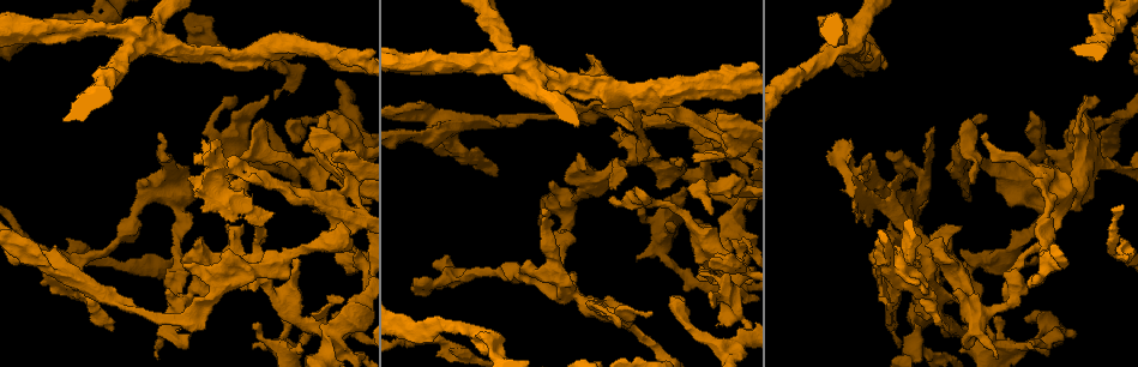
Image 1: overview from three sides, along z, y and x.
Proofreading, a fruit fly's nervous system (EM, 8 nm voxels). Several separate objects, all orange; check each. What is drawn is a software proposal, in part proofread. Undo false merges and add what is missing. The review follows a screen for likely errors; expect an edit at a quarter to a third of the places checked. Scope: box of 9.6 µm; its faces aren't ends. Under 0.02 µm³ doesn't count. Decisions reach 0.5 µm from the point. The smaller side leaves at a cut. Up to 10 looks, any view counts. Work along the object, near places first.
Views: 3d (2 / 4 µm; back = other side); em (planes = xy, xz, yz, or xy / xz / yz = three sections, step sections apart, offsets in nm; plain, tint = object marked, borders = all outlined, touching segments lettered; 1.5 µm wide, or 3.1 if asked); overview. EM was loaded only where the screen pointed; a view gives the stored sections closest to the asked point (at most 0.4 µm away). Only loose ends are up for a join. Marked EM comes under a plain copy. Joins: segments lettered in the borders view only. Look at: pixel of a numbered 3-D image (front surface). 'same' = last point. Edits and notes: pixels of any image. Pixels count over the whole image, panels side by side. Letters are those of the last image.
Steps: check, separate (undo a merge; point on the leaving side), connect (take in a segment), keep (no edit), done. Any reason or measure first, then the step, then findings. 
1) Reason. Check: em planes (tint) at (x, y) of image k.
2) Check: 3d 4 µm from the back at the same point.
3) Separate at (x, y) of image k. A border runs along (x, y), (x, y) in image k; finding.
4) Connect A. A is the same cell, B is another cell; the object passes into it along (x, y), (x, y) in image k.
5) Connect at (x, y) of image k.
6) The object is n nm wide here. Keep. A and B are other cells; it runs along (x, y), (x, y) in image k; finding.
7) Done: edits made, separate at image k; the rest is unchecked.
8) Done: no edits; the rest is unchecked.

Free end. Check: 3d 2 µm at (1097, 177) of image 1.

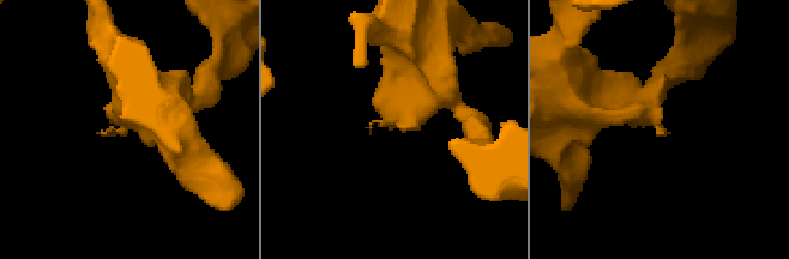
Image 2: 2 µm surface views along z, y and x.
Now the EM. Check: em xy step 4 (tint) at (665, 133) of image 2.

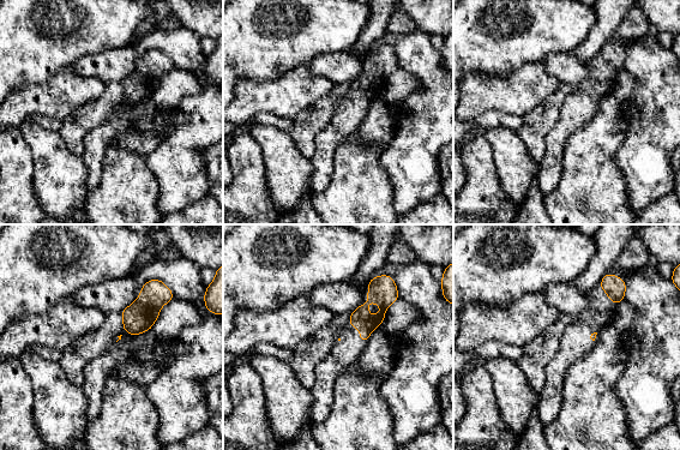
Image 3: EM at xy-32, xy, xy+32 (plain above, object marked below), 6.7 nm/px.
Check: em planes (borders) at the same point.

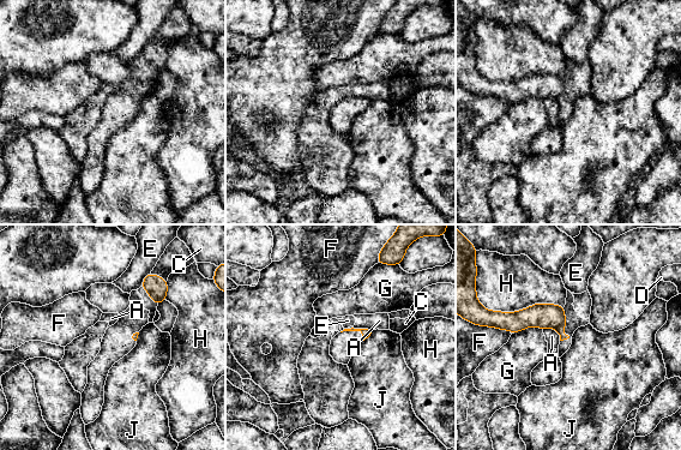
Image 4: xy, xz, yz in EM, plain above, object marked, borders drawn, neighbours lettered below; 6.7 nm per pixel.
Keep. A, C, D, E, F, G, H and J are other cells; a border runs along (542, 329), (554, 328), (560, 340) in image 4; no lettered segment goes on from it.

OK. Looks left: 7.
Sudden change in width. Check: em xy step 4 (tint) at (1033, 226) of image 1.

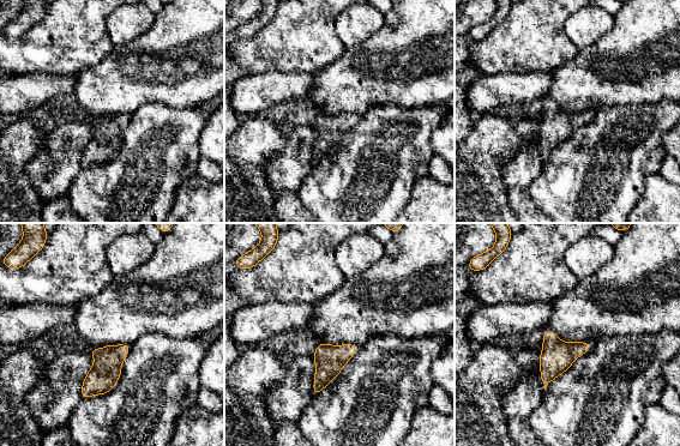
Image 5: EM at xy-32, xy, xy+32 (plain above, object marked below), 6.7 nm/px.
Another direction. Check: em planes (borders) at the same point.

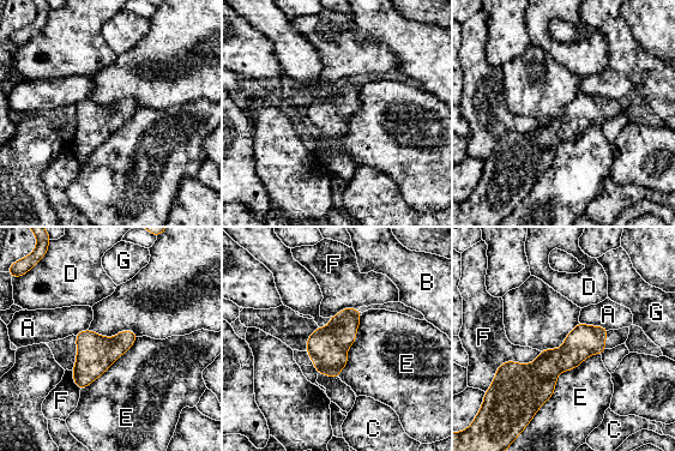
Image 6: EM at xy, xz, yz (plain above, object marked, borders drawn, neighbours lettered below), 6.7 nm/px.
The object is 220 nm wide here. Keep. A, B, C, D, E, F and G are other cells; a border runs along (600, 353), (562, 370), (531, 418) in image 6; all the same neuron.

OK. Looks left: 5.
Closes a loop. Check: em planes (borders) at (342, 220) of image 1.

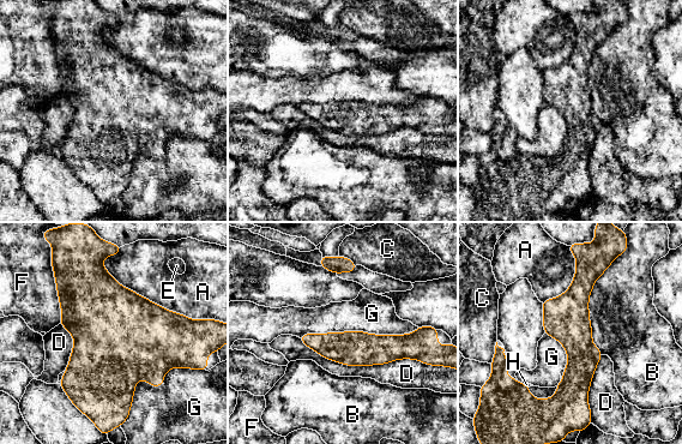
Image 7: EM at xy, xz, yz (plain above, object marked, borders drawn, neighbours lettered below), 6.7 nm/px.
The object is 300 nm wide here. Keep. A, B, C, D, E, F, G and H are other cells; a border runs along (418, 328), (299, 337) in image 7; one neuron here.

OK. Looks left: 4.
Looks like a crossing. Check: 3d 4 µm at (520, 66) of image 1.

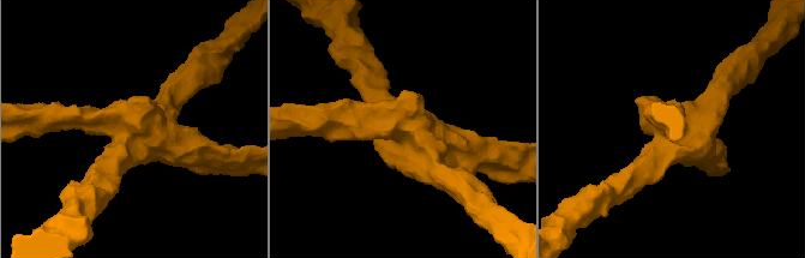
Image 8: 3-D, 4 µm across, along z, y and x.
Check: em planes (borders) at (401, 126) of image 8.

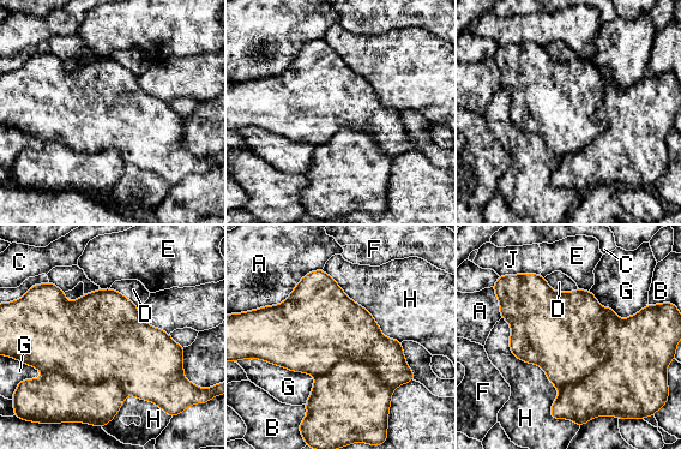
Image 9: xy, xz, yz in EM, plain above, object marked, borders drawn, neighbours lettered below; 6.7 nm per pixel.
The longest contact is with H, 750 nm. Separate at (632, 381) of image 9. A, B, C, D, E, F, G, H and J are other cells; the part that leaves runs along (634, 319), (621, 358), (556, 405) in image 9; two neurons meet here.

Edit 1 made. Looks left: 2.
Done: edits made, separate at image 9; the rest is unchecked.

